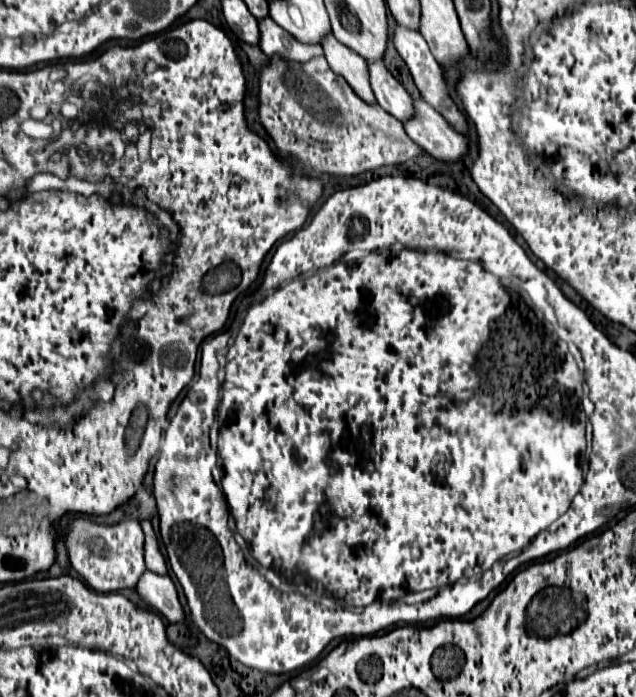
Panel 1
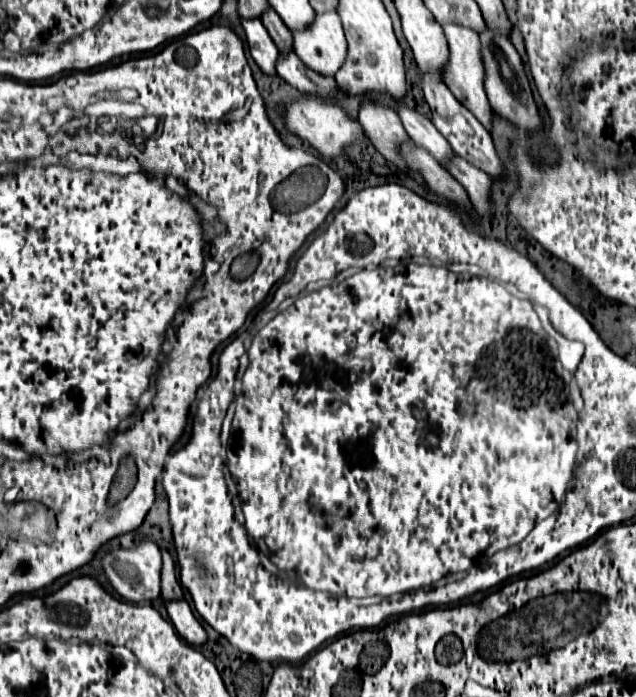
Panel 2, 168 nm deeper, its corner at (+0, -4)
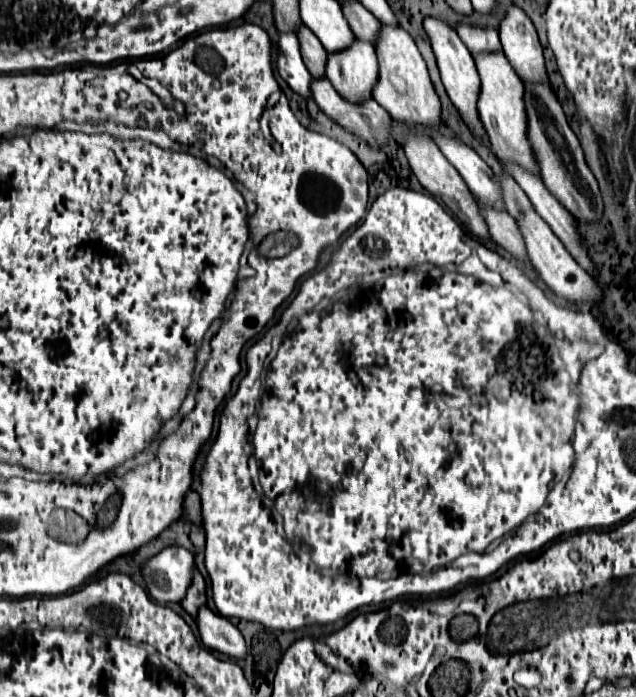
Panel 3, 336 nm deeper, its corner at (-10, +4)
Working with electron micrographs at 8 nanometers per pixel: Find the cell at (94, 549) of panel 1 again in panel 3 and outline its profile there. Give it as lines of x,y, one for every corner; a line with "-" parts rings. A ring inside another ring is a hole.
169,546
143,566
143,578
151,598
161,604
181,602
191,586
191,574
195,572
195,558
181,546

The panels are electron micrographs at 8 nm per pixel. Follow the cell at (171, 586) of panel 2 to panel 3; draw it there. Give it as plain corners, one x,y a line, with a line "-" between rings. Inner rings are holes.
195,572
193,584
191,584
191,588
187,590
187,596
185,596
185,600
181,602
181,606
189,612
191,618
197,618
199,608
205,606
205,604
207,604
207,586
205,586
203,576
199,576
199,572

